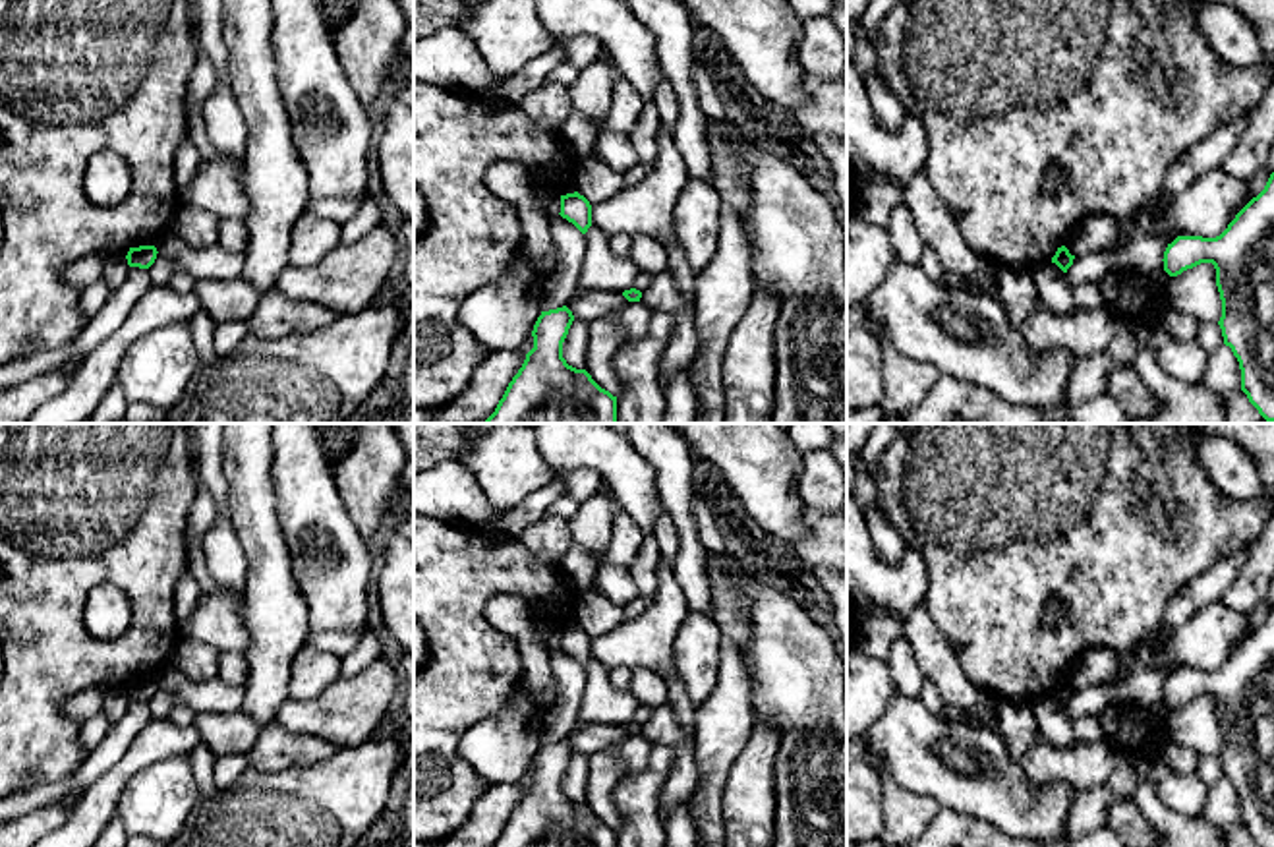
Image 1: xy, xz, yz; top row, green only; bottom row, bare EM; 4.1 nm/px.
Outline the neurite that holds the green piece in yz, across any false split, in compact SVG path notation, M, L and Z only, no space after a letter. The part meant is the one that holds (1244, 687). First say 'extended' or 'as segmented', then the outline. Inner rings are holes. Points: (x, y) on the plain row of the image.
as segmented | M1274 605L1264 623L1235 648L1220 669L1177 669L1168 677L1162 694L1170 710L1201 696L1214 698L1222 733L1218 758L1224 777L1239 795L1241 824L1259 847L1274 847Z

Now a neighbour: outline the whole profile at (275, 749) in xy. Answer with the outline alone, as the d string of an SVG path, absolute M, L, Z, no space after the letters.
M278 723L261 729L253 748L247 754L251 768L261 772L278 772L294 766L325 762L336 754L336 746L315 735L292 733Z

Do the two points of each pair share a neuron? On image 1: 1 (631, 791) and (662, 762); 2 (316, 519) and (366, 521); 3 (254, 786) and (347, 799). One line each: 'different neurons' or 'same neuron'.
1: same neuron
2: different neurons
3: same neuron

